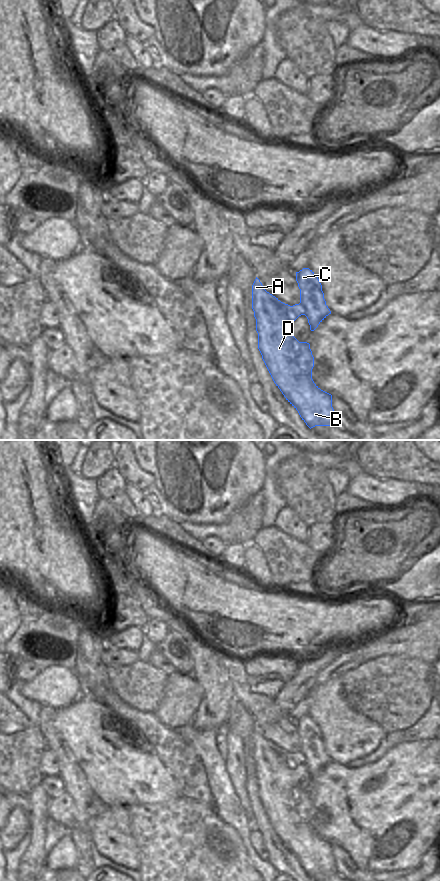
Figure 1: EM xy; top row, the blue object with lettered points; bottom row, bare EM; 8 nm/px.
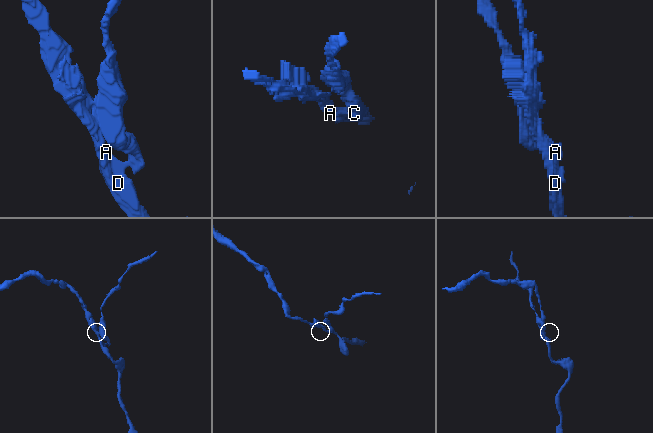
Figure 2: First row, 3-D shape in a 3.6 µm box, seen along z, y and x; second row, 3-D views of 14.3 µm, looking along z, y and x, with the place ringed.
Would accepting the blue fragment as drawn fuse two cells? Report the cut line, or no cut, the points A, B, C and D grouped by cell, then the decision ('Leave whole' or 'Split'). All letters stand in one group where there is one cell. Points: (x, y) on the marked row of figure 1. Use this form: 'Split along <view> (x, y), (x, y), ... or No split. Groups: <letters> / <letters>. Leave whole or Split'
Split along xy (300, 301), (305, 309), (305, 315). Groups: A B D / C. Split.

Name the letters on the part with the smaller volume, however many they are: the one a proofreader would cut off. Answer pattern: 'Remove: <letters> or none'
Remove: C

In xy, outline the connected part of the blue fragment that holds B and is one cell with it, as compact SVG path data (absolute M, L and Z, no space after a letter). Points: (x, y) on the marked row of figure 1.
M256 277L252 285L252 309L256 319L256 331L258 333L258 349L262 359L274 381L286 400L298 411L302 420L311 429L315 426L333 426L336 417L332 407L332 395L321 390L312 379L314 357L307 342L299 342L294 337L294 321L301 315L306 315L306 309L300 302L290 306L281 302L278 298L267 292L260 280Z

